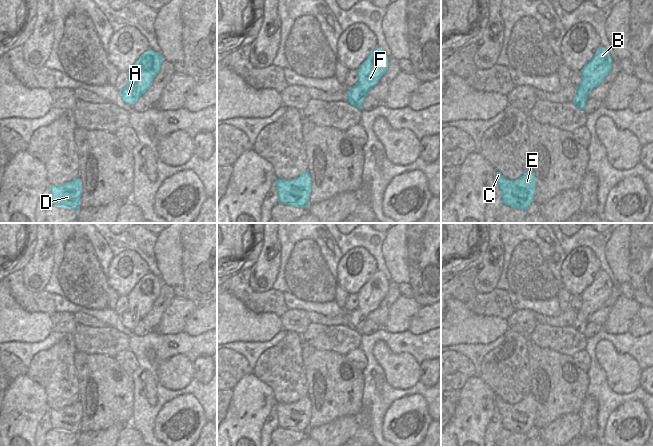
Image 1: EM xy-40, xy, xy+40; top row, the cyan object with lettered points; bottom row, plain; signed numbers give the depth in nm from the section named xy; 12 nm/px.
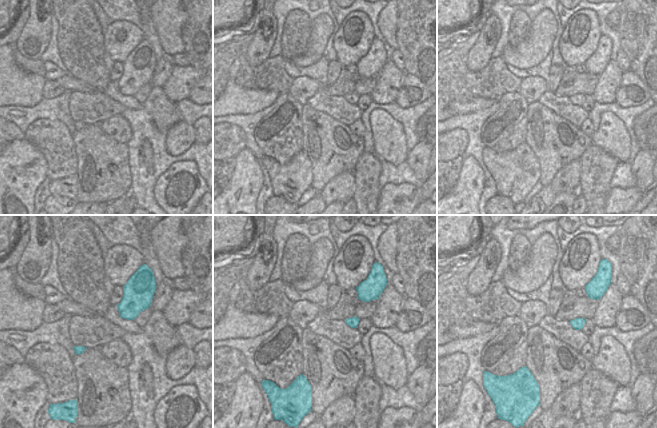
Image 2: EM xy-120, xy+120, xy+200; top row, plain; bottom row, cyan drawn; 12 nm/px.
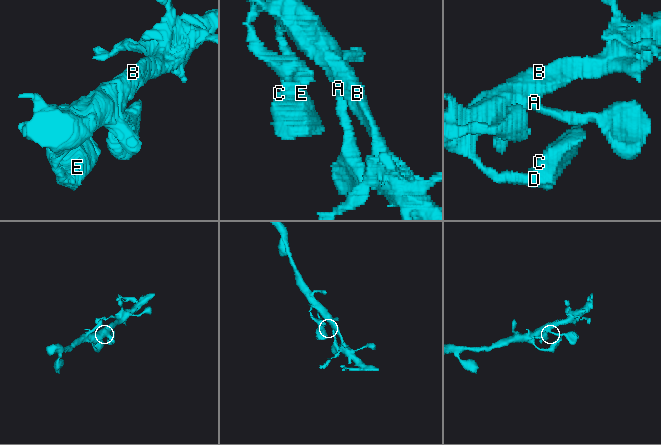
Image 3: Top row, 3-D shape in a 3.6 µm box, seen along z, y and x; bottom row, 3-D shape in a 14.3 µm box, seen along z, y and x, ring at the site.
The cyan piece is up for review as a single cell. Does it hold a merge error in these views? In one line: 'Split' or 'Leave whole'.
Leave whole

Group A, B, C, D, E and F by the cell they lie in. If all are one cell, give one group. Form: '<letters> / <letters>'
A B C D E F

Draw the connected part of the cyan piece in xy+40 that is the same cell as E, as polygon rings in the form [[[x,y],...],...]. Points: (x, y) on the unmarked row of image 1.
[[[529,393],[519,403],[508,404],[495,395],[495,403],[502,419],[502,427],[519,434],[526,434],[534,426],[536,401]]]

